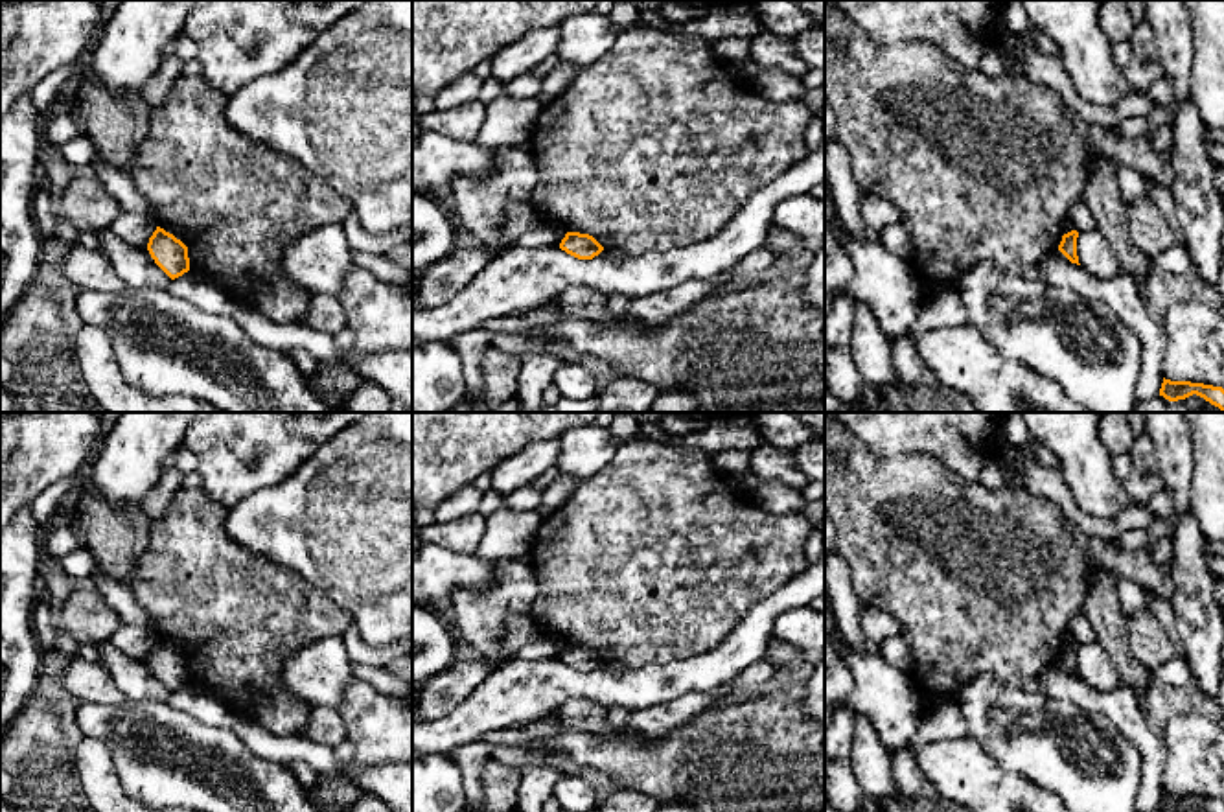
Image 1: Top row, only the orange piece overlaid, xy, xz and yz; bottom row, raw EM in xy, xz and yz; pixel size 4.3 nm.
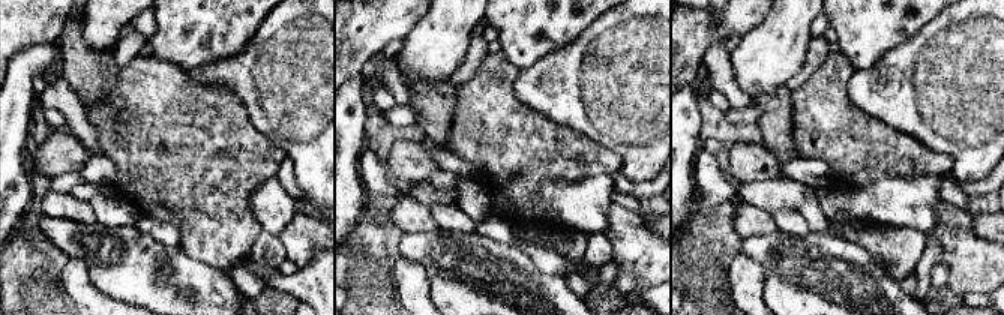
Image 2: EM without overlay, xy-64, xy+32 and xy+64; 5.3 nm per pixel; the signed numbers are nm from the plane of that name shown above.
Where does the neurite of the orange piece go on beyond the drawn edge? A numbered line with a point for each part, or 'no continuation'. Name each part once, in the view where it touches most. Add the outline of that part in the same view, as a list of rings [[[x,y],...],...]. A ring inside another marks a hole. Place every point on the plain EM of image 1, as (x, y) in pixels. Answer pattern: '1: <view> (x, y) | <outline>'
no continuation

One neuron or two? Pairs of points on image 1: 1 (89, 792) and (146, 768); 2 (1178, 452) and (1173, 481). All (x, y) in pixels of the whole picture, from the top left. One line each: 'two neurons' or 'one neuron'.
1: two neurons
2: one neuron

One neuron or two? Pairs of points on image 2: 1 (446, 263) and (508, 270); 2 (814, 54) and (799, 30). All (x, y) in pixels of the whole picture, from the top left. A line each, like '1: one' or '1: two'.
1: one
2: two

